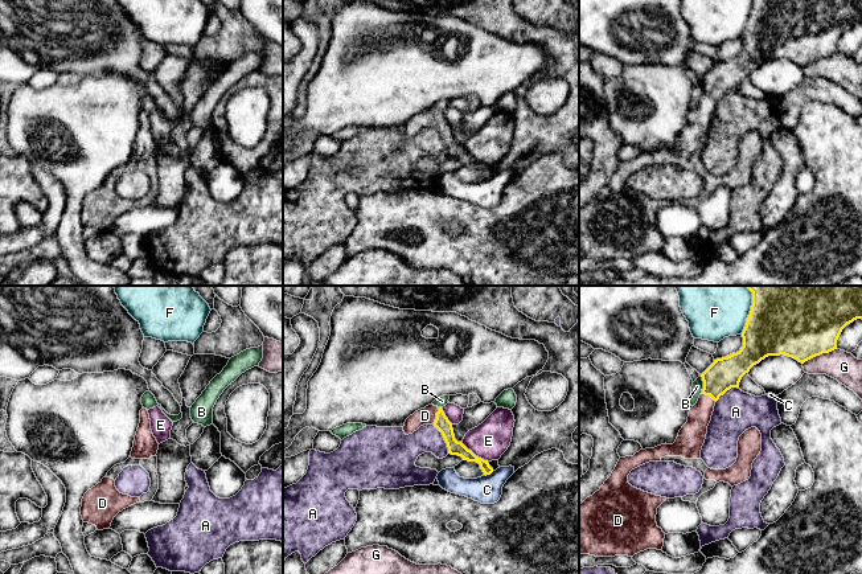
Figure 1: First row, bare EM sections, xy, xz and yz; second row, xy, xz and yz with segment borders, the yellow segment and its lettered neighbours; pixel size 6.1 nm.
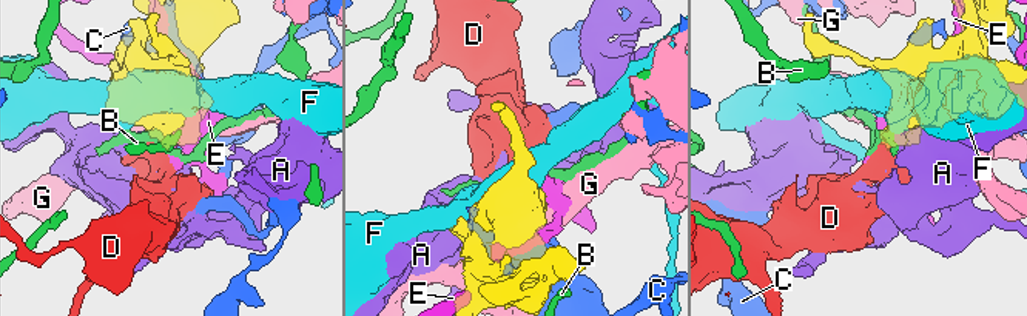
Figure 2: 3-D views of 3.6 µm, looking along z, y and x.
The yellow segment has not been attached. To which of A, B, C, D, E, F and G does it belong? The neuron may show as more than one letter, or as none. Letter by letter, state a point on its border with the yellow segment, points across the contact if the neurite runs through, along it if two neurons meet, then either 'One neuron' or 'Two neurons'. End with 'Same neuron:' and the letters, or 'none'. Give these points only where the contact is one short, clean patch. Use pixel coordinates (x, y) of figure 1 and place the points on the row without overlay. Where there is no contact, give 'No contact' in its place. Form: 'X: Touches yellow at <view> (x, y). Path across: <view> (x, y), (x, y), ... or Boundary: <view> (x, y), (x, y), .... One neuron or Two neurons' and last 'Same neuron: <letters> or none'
A: Touches yellow at xz (444, 143). Boundary: xz (432, 128), (440, 136), (448, 156). Two neurons
B: Touches yellow at yz (704, 87). Two neurons
C: Touches yellow at xz (489, 177). Two neurons
D: Touches yellow at xz (436, 119). Path across: xz (442, 127), (436, 119), (427, 119). One neuron
E: Touches yellow at xz (473, 158). Two neurons
F: Touches yellow at yz (748, 19). Two neurons
G: Touches yellow at yz (819, 58). Two neurons
Same neuron: D

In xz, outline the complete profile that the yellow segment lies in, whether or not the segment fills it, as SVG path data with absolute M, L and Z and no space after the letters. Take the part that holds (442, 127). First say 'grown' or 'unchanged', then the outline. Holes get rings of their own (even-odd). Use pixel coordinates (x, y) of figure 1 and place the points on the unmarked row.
grown; M428 108L424 112L415 115L406 123L403 135L409 139L423 128L434 128L442 136L448 151L448 157L461 160L463 164L479 167L485 180L493 176L488 164L476 160L461 145L455 143L452 127L448 124L442 111Z

